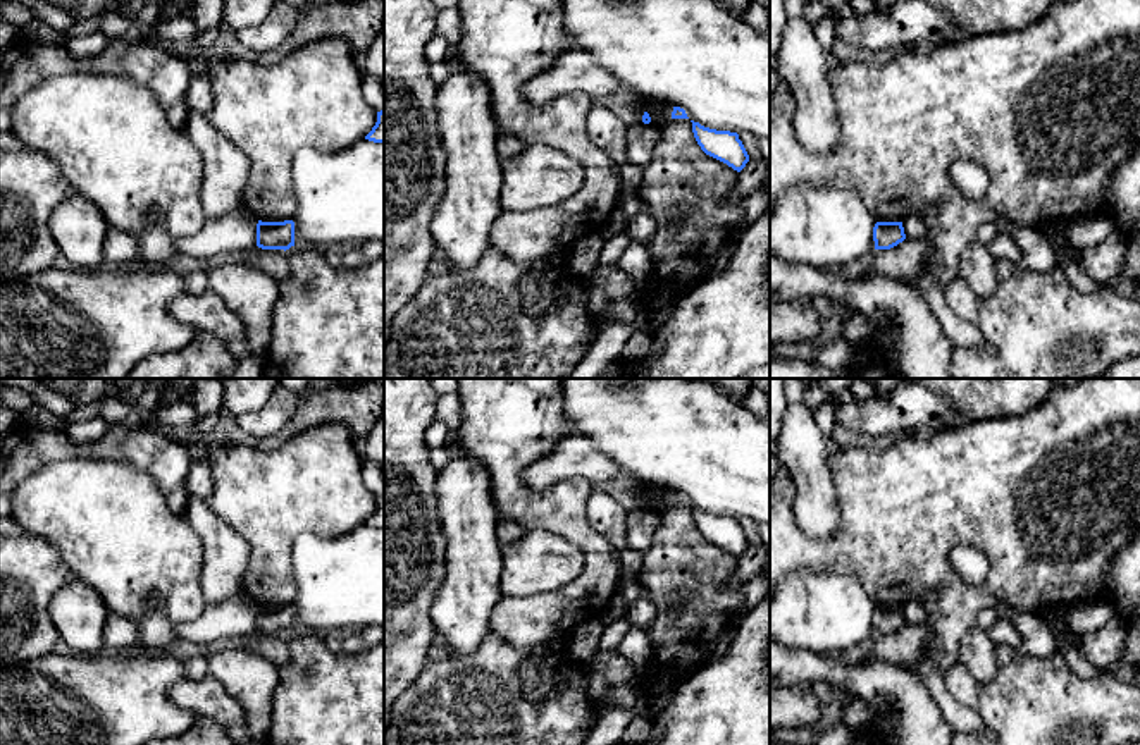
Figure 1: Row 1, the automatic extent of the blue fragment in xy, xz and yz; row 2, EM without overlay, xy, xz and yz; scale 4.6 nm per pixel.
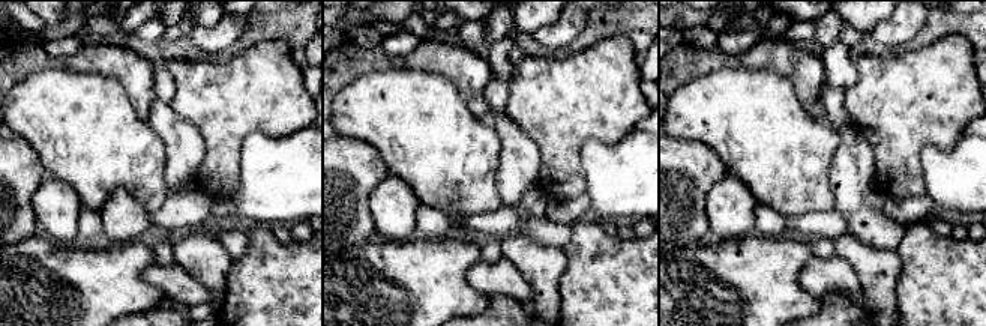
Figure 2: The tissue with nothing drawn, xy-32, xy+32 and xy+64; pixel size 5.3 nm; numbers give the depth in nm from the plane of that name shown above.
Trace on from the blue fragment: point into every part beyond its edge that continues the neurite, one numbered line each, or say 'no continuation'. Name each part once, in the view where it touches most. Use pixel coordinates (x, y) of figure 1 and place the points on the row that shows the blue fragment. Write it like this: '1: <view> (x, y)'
no continuation

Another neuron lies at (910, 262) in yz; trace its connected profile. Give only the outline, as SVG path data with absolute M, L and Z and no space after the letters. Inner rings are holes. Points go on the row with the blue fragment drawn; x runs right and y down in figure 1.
M906 237L890 249L875 249L866 267L866 274L894 277L918 289L937 315L952 348L975 346L982 337L980 329L975 322L964 322L952 313L945 301L945 289L932 274L933 260L935 248L926 237Z

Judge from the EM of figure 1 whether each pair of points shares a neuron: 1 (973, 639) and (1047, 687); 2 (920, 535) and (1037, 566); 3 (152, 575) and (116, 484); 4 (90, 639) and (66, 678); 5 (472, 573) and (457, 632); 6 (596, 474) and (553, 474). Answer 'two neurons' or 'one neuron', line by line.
1: two neurons
2: one neuron
3: one neuron
4: two neurons
5: one neuron
6: one neuron

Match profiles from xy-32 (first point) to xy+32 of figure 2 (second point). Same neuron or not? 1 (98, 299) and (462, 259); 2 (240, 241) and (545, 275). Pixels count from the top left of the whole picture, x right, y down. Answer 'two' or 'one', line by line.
1: one
2: two

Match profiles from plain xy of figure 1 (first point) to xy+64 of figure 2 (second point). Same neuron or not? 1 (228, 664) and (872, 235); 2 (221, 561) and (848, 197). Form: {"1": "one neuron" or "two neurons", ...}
{"1": "two neurons", "2": "one neuron"}

